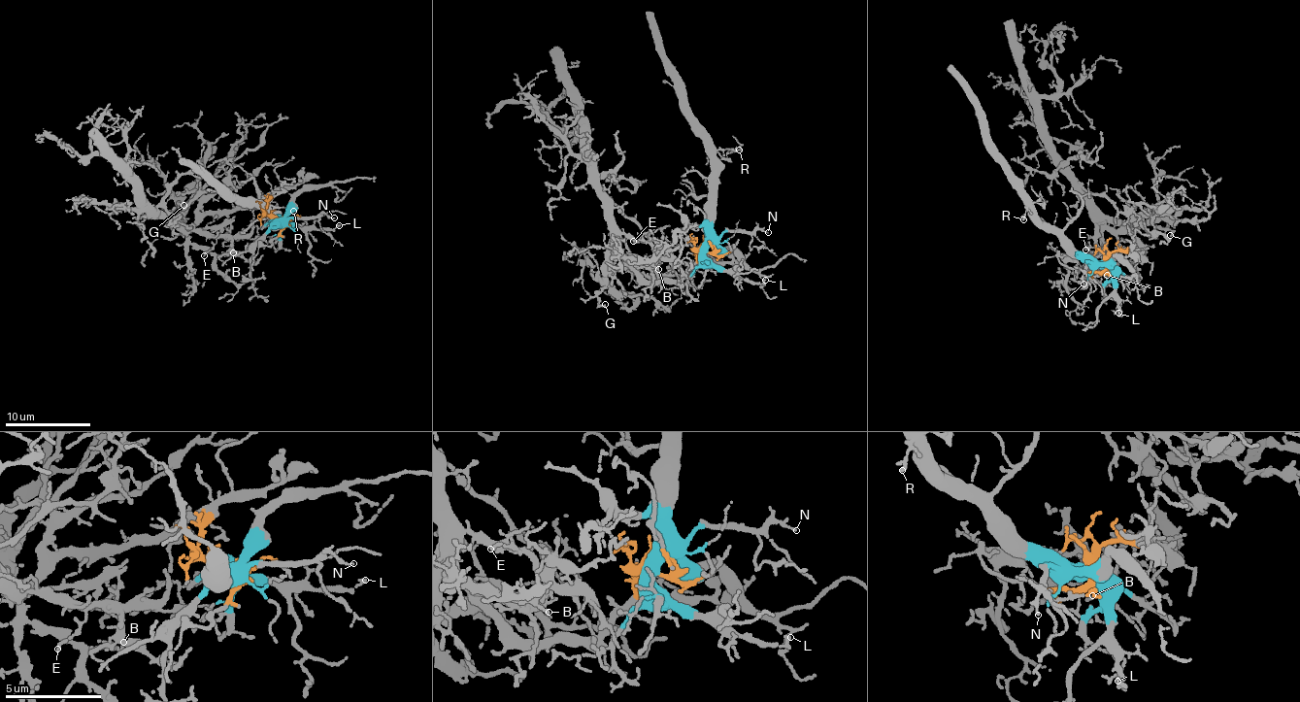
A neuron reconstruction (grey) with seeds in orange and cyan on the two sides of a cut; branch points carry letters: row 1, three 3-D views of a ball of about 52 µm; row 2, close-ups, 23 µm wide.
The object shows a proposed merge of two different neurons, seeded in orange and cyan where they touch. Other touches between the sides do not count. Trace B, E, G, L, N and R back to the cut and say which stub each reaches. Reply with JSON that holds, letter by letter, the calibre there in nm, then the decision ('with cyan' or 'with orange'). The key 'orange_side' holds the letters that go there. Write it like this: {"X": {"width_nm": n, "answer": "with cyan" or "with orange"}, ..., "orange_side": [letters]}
{"B": {"width_nm": 120, "answer": "with orange"}, "E": {"width_nm": 130, "answer": "with orange"}, "G": {"width_nm": 160, "answer": "with orange"}, "L": {"width_nm": 140, "answer": "with cyan"}, "N": {"width_nm": 160, "answer": "with cyan"}, "R": {"width_nm": 170, "answer": "with cyan"}, "orange_side": ["B", "E", "G"]}

